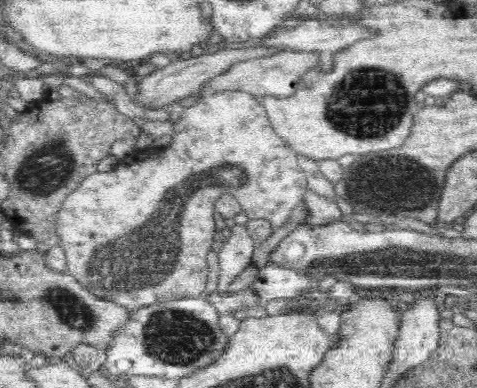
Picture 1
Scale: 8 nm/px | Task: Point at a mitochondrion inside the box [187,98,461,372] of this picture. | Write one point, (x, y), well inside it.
(389, 183)

